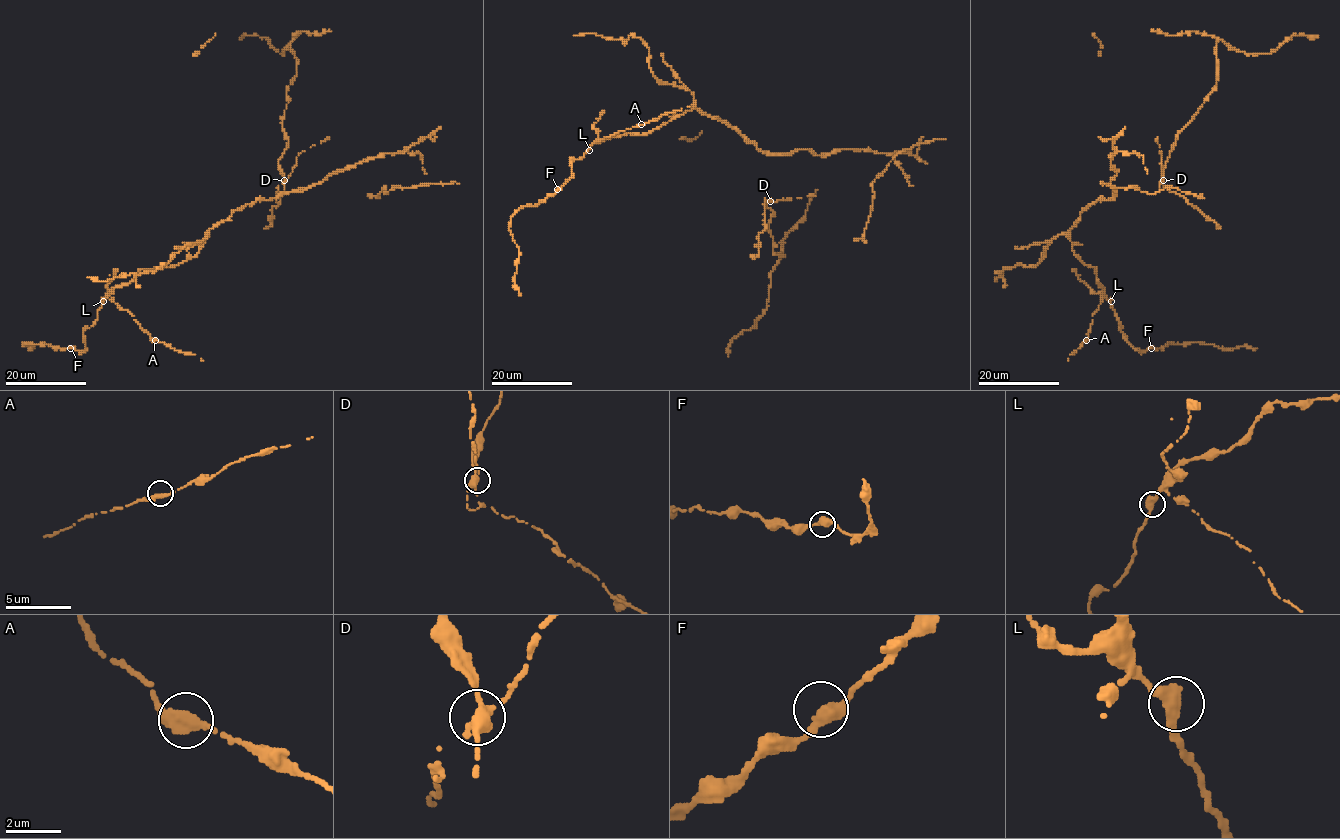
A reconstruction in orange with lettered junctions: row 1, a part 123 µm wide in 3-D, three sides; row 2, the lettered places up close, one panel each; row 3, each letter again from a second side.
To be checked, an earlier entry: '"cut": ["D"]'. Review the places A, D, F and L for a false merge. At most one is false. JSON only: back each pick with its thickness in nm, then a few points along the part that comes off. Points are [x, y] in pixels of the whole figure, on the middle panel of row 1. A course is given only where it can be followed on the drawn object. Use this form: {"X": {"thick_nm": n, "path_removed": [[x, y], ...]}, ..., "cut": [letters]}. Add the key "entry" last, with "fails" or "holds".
{"D": {"thick_nm": 400, "path_removed": [[770, 201], [765, 201], [766, 229], [758, 237], [759, 253], [751, 257]]}, "cut": ["D"], "entry": "holds"}

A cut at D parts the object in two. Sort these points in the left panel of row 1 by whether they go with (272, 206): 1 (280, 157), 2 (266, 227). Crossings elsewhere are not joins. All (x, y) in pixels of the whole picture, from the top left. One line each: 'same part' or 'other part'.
1: other part
2: same part

